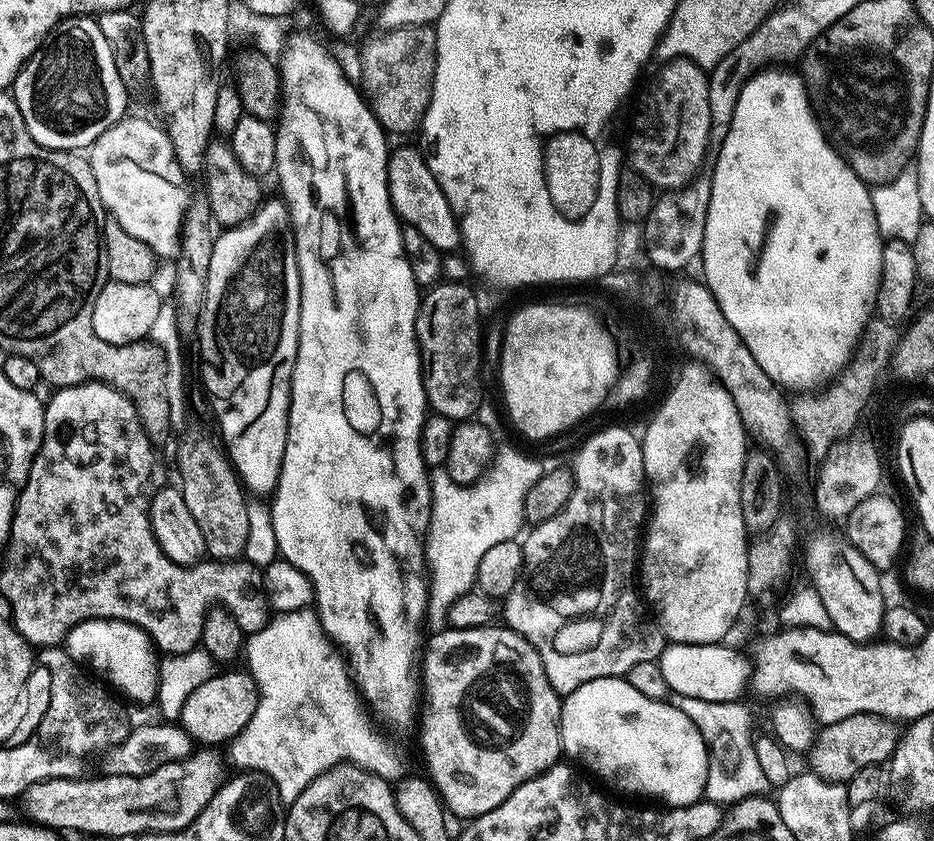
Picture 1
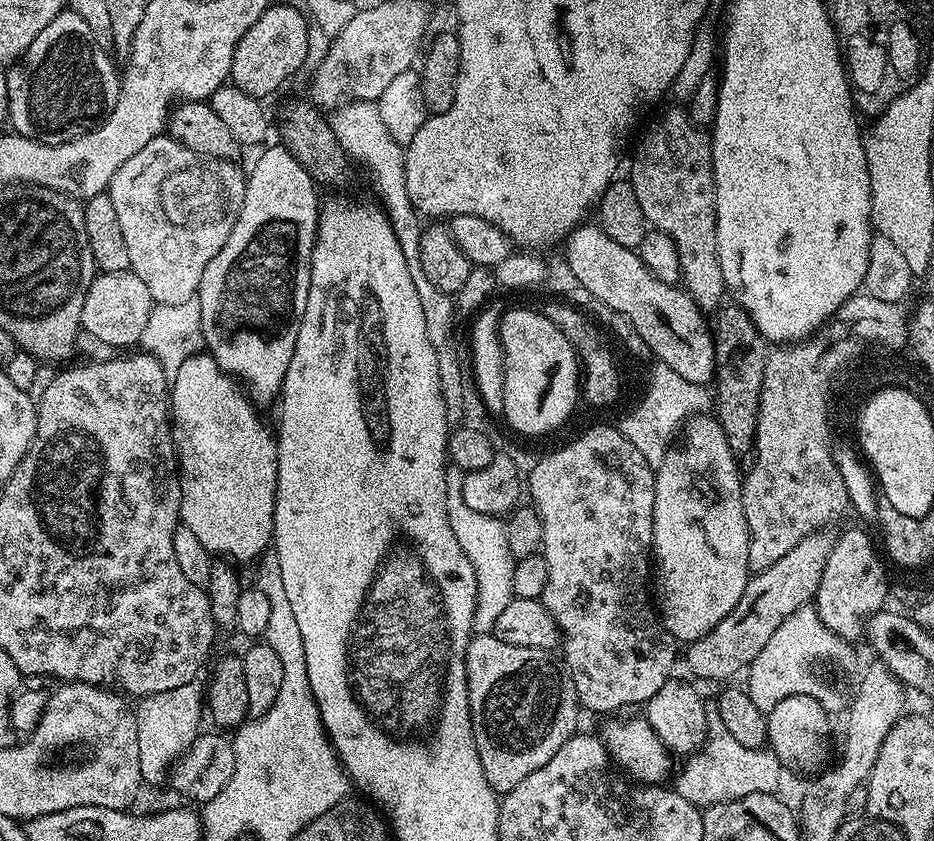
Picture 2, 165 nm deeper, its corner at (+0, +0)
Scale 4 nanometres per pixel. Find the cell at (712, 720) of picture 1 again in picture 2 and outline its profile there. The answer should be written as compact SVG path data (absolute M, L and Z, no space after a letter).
M717 709L705 711L707 730L704 749L693 753L676 778L674 790L691 805L703 810L710 805L724 804L752 793L775 793L782 775L782 767L777 757L768 748L742 746L727 730Z

